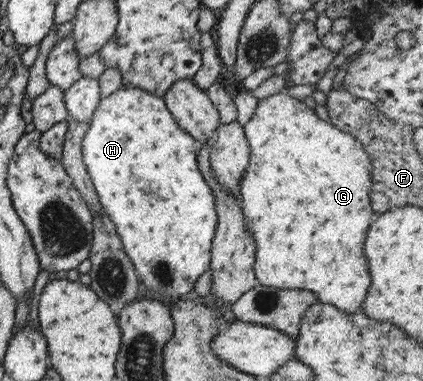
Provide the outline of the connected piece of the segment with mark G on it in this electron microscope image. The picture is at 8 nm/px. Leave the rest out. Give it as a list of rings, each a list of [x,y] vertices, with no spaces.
[[[277,92],[264,99],[257,100],[257,106],[250,119],[242,126],[242,131],[248,141],[249,160],[246,169],[243,171],[241,182],[238,183],[238,197],[241,201],[242,215],[244,215],[244,225],[252,241],[254,241],[254,261],[253,272],[258,284],[265,287],[278,287],[278,289],[298,289],[312,291],[316,295],[317,302],[330,303],[344,315],[354,313],[361,307],[361,303],[366,296],[366,290],[370,286],[370,275],[366,265],[366,257],[363,255],[363,243],[366,239],[366,232],[370,222],[373,221],[376,214],[370,207],[370,161],[366,151],[362,149],[362,143],[354,139],[350,133],[340,131],[332,123],[325,122],[318,118],[312,109],[296,98],[287,94]]]

